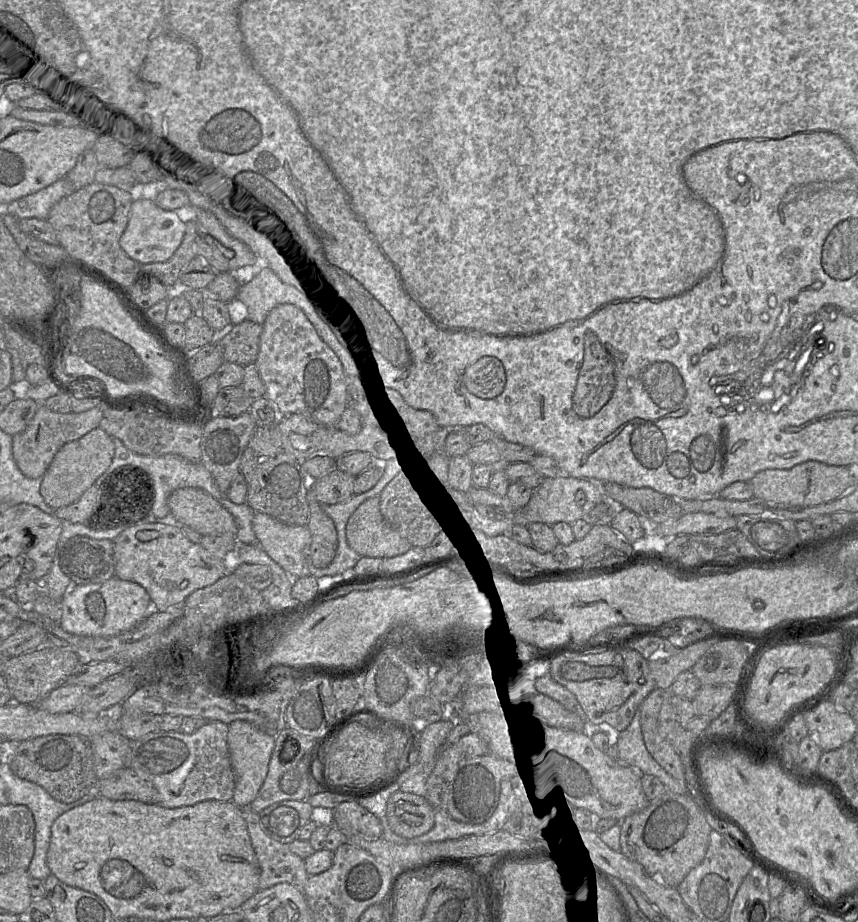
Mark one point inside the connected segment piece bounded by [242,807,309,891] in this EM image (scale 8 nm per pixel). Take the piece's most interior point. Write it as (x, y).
(277, 863)

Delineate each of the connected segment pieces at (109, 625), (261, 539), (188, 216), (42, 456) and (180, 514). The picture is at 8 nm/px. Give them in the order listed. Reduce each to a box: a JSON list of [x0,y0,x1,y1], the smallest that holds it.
[[59,576,153,636],[253,512,312,579],[119,200,194,264],[12,405,103,478],[168,487,237,535]]

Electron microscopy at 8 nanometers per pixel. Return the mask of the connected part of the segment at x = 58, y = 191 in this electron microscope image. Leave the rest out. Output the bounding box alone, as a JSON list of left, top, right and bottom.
[6,179,66,220]

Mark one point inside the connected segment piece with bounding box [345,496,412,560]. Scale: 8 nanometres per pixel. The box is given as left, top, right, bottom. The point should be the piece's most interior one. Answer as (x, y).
(367, 532)

